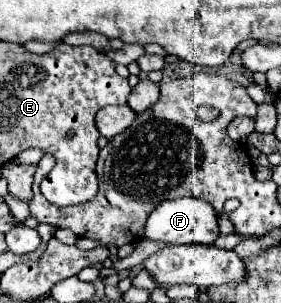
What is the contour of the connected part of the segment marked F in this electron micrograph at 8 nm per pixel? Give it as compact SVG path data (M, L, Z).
M175 198L161 202L145 222L143 238L165 242L165 244L213 244L219 236L217 228L217 214L213 206L199 198Z

